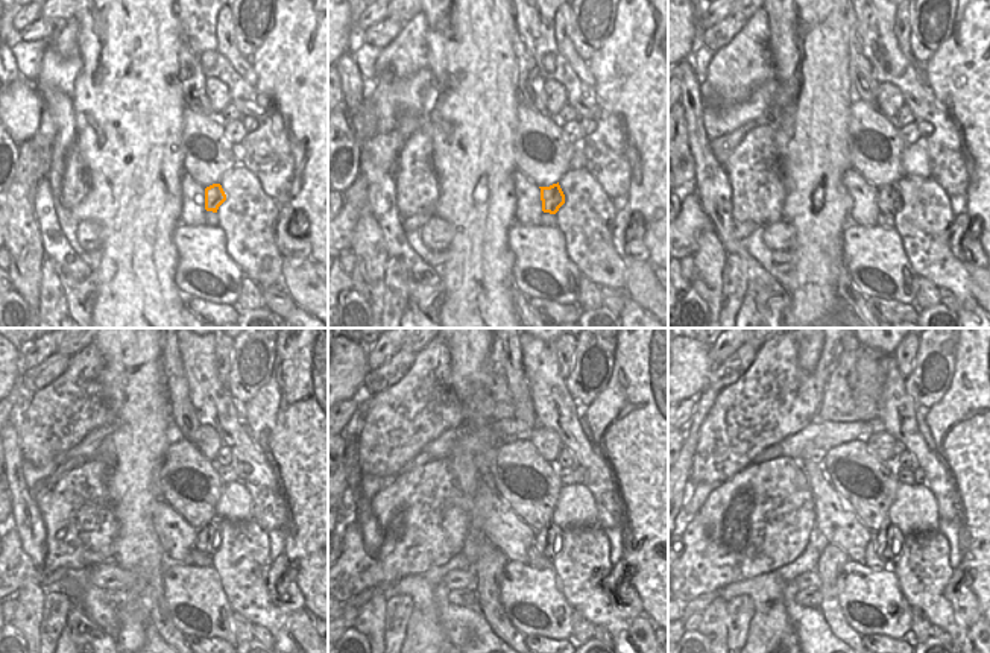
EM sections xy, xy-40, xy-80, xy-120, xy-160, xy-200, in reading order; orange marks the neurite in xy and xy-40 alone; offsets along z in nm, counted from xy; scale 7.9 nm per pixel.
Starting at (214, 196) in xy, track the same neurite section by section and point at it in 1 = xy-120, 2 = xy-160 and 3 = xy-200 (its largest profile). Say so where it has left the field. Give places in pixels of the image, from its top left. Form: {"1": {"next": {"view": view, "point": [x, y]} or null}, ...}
{"1": {"next": {"view": "xy-120", "point": [208, 538]}}, "2": {"next": {"view": "xy-160", "point": [548, 541]}}, "3": {"next": {"view": "xy-200", "point": [890, 539]}}}

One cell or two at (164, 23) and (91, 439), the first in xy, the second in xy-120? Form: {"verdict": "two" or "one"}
{"verdict": "two"}

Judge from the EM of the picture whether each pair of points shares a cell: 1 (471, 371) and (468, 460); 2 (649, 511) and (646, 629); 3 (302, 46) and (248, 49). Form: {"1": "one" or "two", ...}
{"1": "one", "2": "two", "3": "two"}

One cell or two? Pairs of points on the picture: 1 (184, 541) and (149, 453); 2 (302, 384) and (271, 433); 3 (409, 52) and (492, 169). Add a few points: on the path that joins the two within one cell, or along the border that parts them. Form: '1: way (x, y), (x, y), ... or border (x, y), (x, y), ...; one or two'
1: border (161, 498), (152, 511), (152, 527), (158, 535); two
2: way (299, 397), (295, 401), (295, 409), (283, 421); one
3: border (425, 29), (427, 66); two

